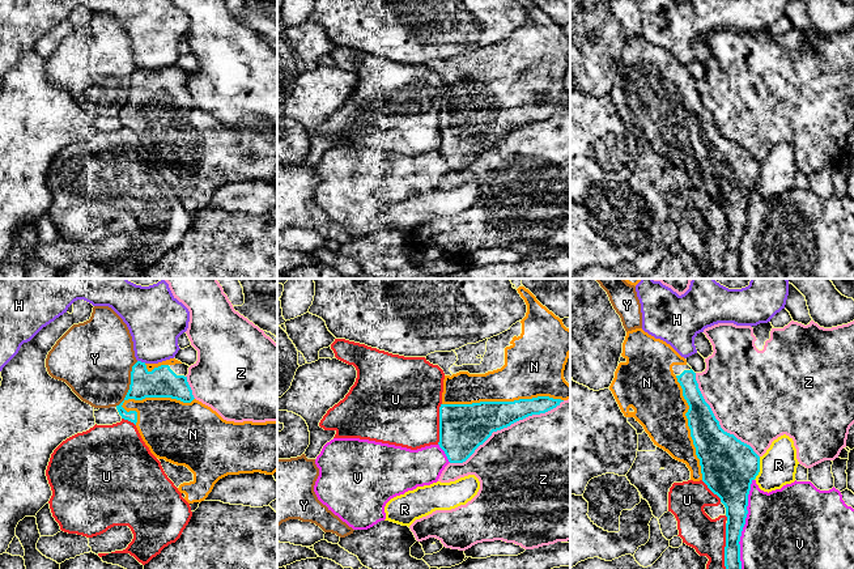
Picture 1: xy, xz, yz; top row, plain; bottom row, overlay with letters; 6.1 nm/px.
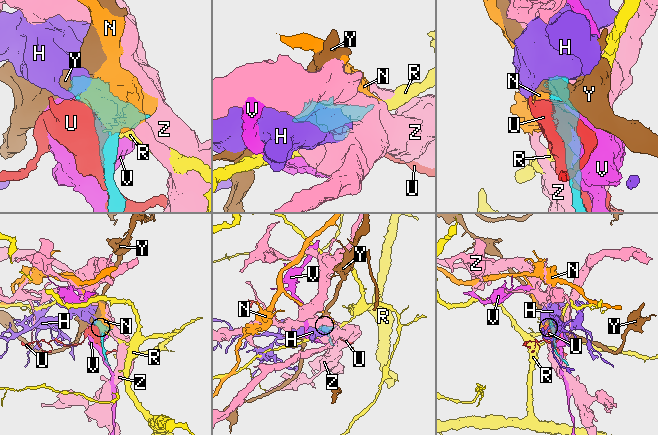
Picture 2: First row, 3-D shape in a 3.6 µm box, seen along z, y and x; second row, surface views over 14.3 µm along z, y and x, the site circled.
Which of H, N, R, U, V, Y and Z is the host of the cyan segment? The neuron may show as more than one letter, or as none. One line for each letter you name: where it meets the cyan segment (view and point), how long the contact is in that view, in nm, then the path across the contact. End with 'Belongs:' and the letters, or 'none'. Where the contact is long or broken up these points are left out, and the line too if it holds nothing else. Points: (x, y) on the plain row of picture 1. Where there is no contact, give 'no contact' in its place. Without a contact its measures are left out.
N: contact xz (502, 109); length 750 nm
Belongs: N

